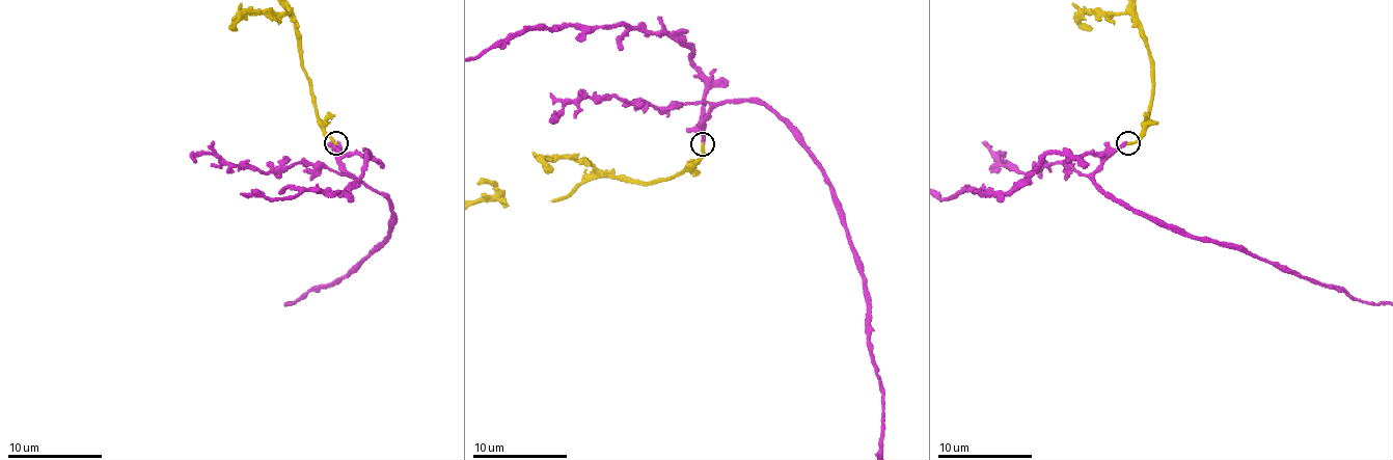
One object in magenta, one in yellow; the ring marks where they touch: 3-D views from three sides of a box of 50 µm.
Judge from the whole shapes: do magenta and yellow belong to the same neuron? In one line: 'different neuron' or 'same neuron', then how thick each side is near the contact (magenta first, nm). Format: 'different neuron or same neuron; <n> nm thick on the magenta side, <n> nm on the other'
same neuron; 300 nm thick on the magenta side, 240 nm on the other

